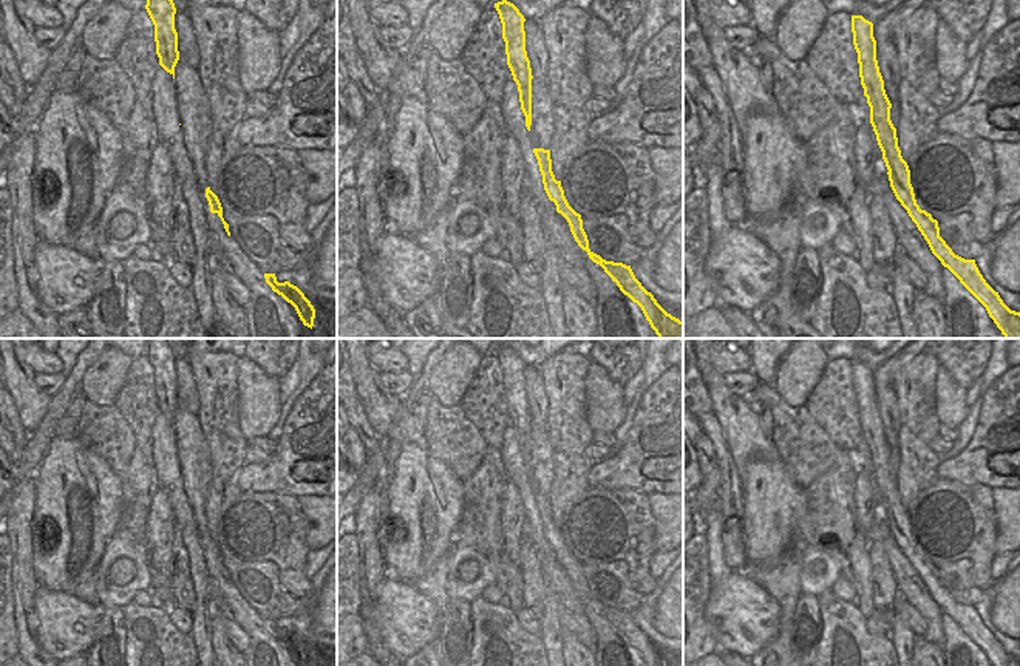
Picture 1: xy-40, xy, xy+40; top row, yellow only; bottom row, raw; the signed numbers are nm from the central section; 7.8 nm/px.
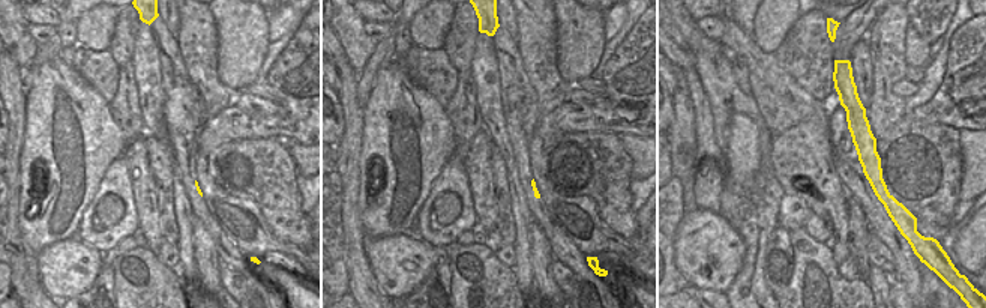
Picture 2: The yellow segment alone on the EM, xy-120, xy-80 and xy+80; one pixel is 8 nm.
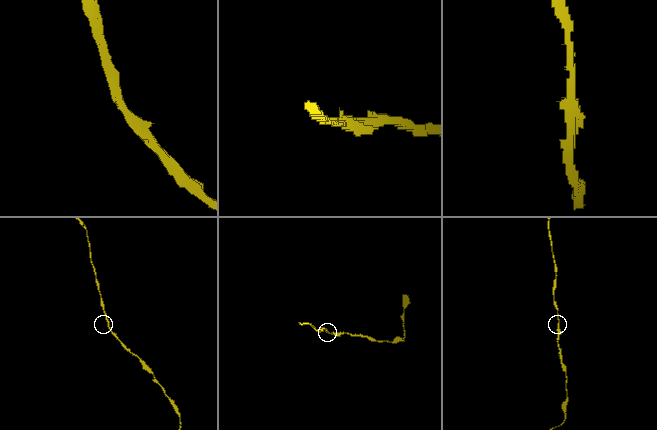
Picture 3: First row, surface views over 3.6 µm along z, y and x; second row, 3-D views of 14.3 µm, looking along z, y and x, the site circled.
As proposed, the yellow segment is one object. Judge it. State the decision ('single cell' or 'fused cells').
single cell

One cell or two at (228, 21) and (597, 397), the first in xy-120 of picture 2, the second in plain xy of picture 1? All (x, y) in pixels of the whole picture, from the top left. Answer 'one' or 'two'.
one

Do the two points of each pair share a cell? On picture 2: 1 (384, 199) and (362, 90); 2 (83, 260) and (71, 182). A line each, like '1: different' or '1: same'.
1: different
2: different

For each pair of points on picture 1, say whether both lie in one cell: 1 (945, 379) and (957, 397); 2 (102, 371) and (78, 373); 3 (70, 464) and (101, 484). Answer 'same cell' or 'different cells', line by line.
1: same cell
2: different cells
3: same cell

